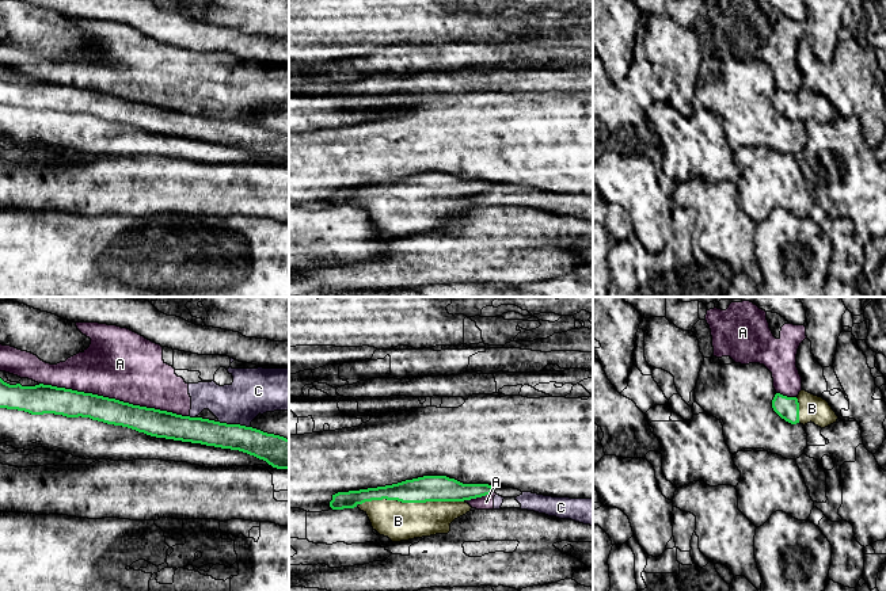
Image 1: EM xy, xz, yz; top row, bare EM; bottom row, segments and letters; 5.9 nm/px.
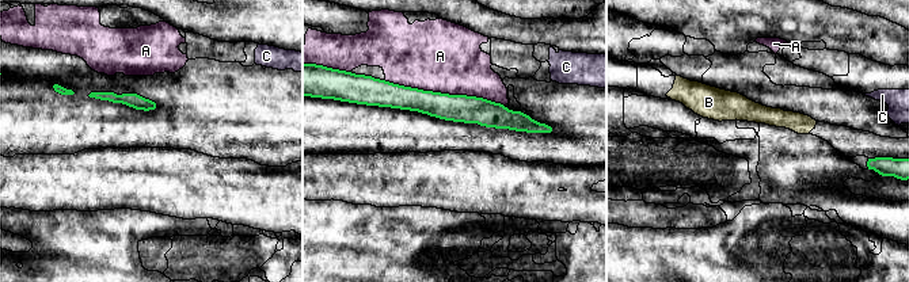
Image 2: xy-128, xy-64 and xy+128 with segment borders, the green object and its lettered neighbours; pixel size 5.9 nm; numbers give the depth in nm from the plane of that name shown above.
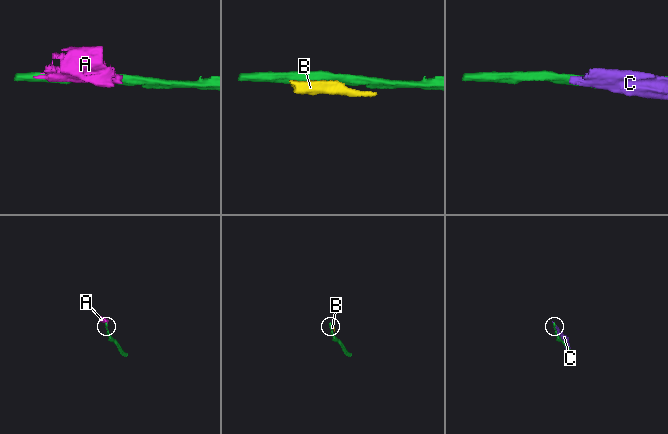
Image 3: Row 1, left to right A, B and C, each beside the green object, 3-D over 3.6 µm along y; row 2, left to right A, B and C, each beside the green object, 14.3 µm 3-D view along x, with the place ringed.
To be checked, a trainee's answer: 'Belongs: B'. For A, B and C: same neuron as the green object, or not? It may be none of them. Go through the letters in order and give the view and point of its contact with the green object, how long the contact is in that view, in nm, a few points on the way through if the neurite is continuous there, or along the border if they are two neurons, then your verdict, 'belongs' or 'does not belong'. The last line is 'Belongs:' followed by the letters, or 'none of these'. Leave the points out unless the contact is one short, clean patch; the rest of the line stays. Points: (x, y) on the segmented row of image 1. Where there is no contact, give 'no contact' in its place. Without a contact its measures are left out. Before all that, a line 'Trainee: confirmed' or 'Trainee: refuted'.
Trainee: confirmed
A: contact xy (114, 399); length 900 nm; does not belong
B: contact xz (411, 502); length 600 nm; belongs
C: contact xy (235, 424); length 200 nm; does not belong
Belongs: B

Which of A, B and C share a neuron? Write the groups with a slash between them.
A C / B

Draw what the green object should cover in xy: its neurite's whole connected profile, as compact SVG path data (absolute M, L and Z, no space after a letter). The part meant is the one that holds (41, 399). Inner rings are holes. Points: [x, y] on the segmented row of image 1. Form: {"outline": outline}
{"outline": "M1 378L0 408L31 415L90 417L156 438L239 450L266 461L273 468L289 469L289 439L240 424L182 416L52 385L9 385Z"}

